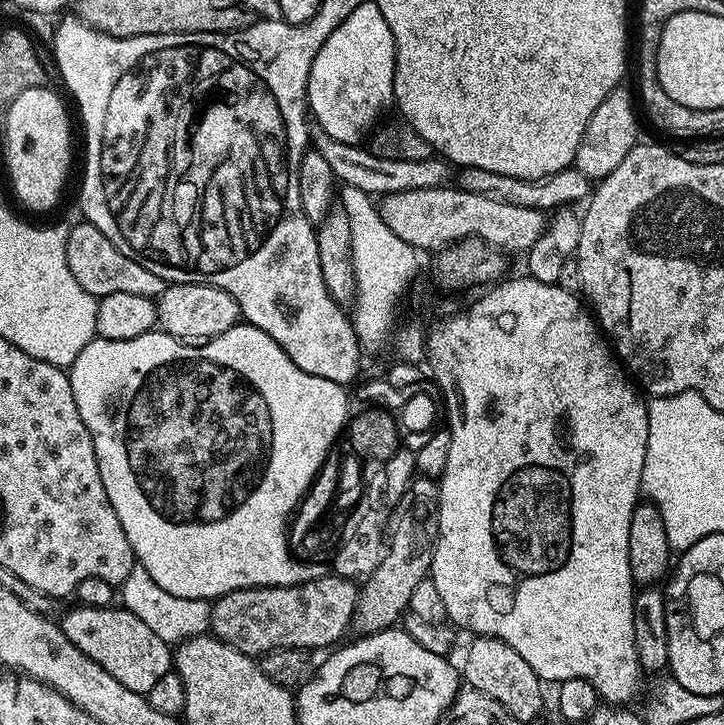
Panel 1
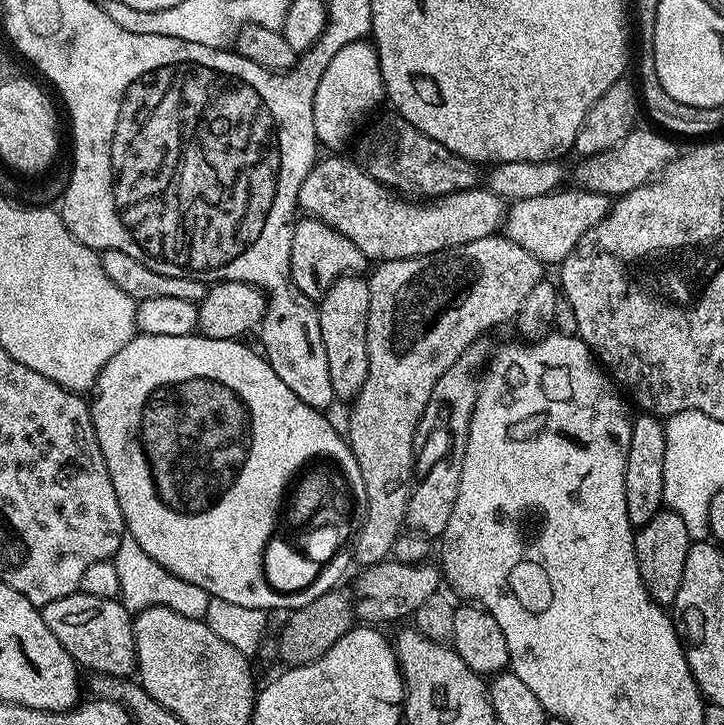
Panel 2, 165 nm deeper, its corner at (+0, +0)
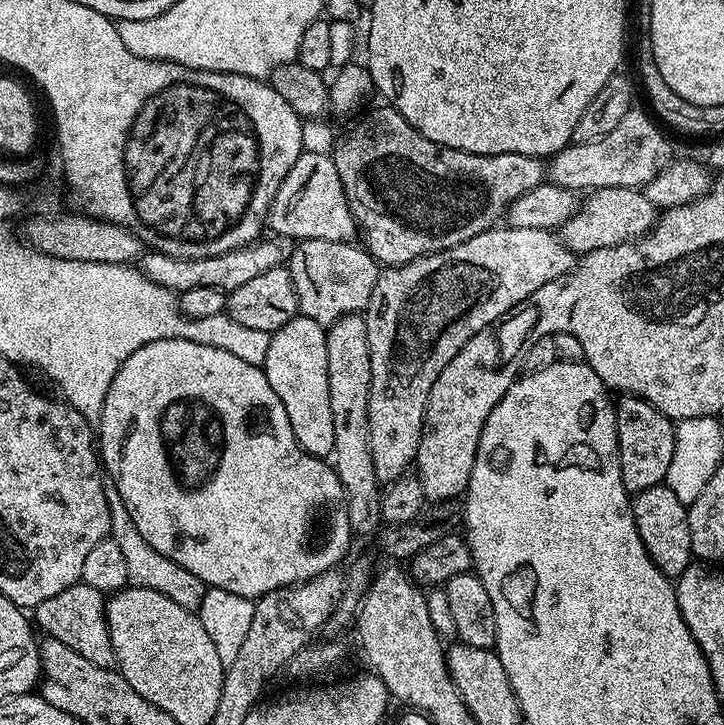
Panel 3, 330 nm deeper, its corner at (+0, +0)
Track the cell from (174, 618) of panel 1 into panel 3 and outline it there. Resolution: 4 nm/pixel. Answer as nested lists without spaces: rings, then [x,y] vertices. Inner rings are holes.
[[[105,477],[103,490],[107,505],[110,509],[111,539],[118,542],[118,546],[125,555],[128,581],[133,587],[158,590],[159,593],[166,594],[168,598],[176,602],[183,609],[196,612],[201,606],[201,602],[208,589],[207,585],[200,578],[191,574],[190,570],[179,566],[173,559],[166,558],[159,554],[138,531],[138,526],[134,523],[134,518],[126,508],[122,496],[118,493],[117,484],[112,479]]]

